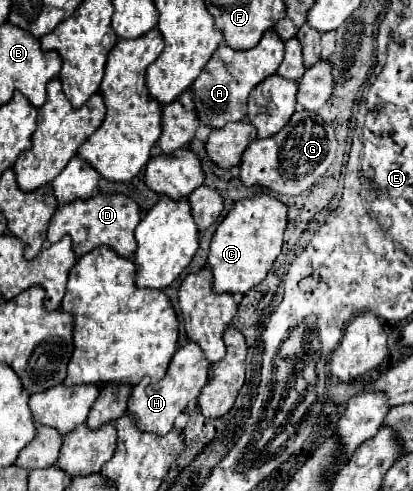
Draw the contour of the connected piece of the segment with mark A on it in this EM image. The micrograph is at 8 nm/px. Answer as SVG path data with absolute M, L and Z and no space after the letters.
M268 29L262 41L246 51L232 49L228 45L220 45L214 51L214 57L206 63L200 77L190 87L196 99L196 113L200 123L210 127L224 127L230 121L240 121L246 117L246 99L254 85L274 75L284 59L284 41L274 29Z

